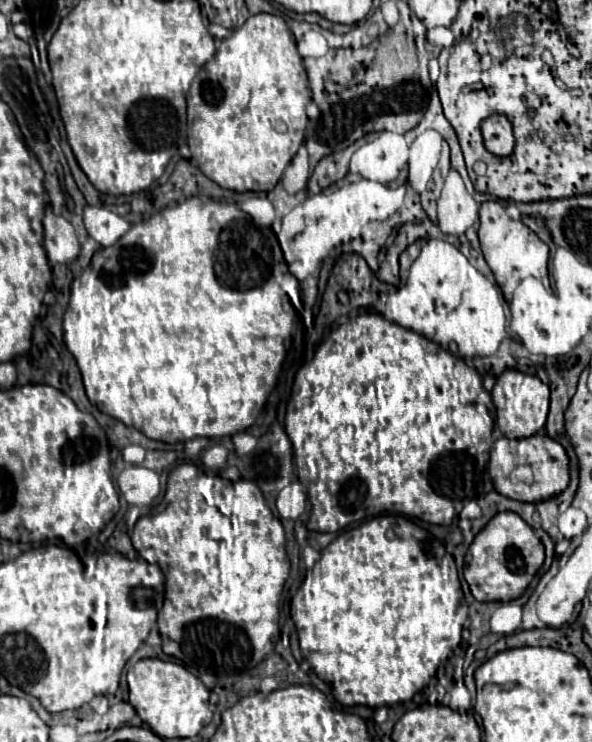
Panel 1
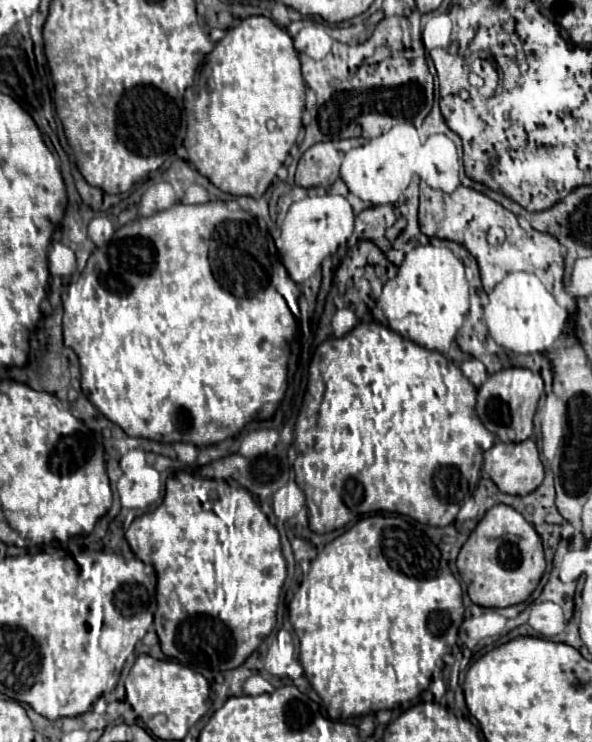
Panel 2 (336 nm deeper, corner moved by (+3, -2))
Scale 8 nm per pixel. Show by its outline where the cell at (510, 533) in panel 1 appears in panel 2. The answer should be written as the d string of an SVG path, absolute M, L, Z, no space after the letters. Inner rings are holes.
M505 504L493 506L483 516L457 556L457 570L471 602L485 608L507 608L525 602L539 586L545 566L543 544L533 524Z

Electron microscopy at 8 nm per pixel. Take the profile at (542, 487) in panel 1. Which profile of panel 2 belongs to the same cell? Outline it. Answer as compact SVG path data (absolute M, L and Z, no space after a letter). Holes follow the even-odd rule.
M495 442L485 454L485 470L505 494L529 494L543 482L543 464L535 442Z

